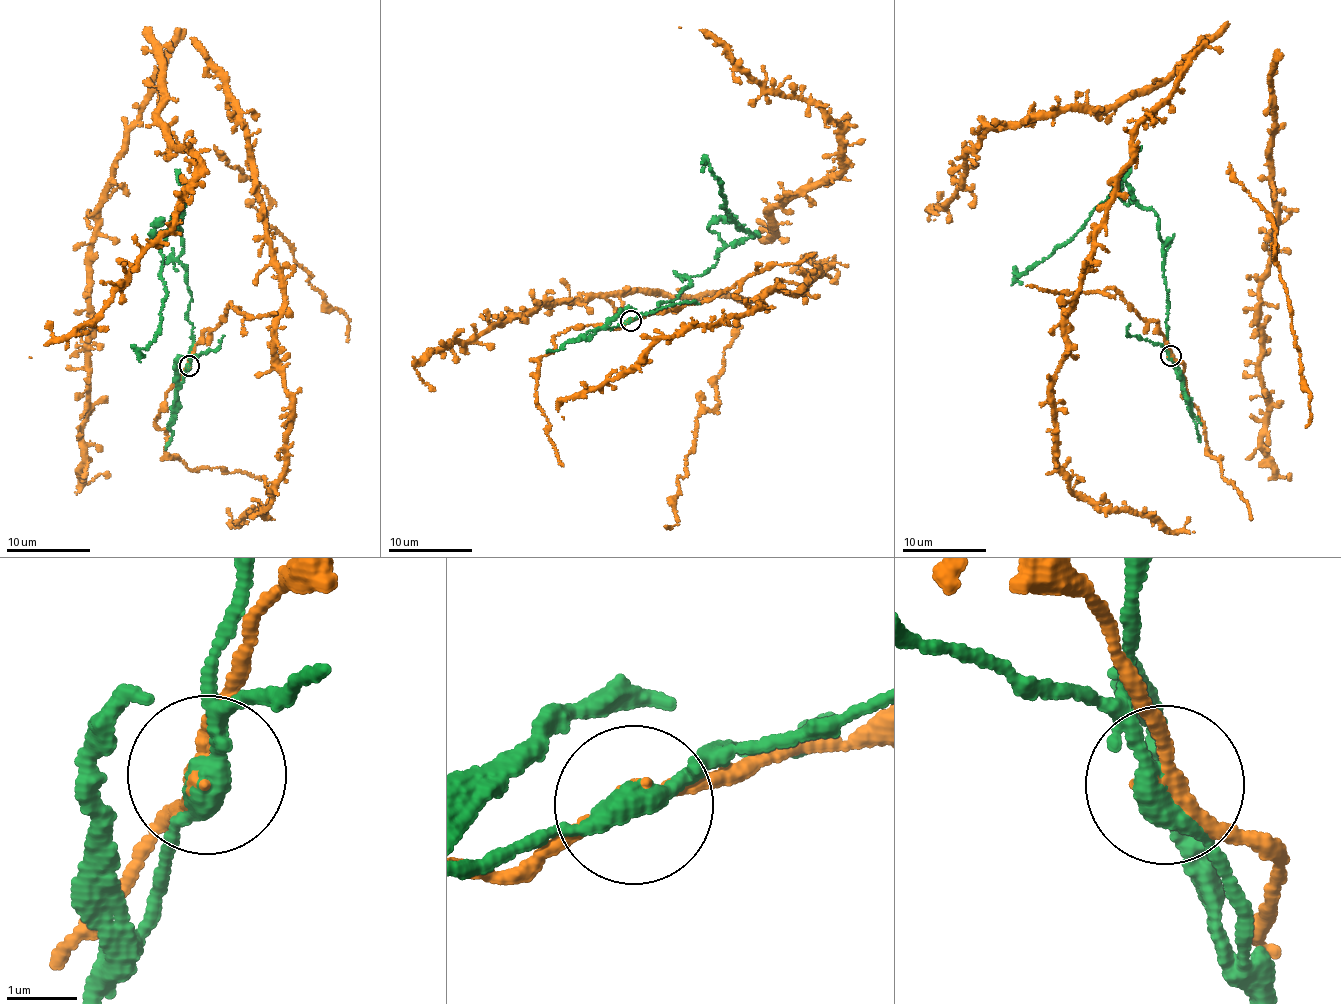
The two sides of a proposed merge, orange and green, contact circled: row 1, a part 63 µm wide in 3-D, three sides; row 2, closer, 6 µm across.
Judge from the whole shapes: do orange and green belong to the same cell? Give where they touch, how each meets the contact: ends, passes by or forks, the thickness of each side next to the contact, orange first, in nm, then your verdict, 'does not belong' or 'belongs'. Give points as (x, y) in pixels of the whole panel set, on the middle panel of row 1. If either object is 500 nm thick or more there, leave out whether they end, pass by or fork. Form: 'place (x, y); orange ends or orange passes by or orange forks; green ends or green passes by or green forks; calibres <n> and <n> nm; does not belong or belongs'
place (630, 321); orange passes by; green passes by; calibres 220 and 300 nm; does not belong

